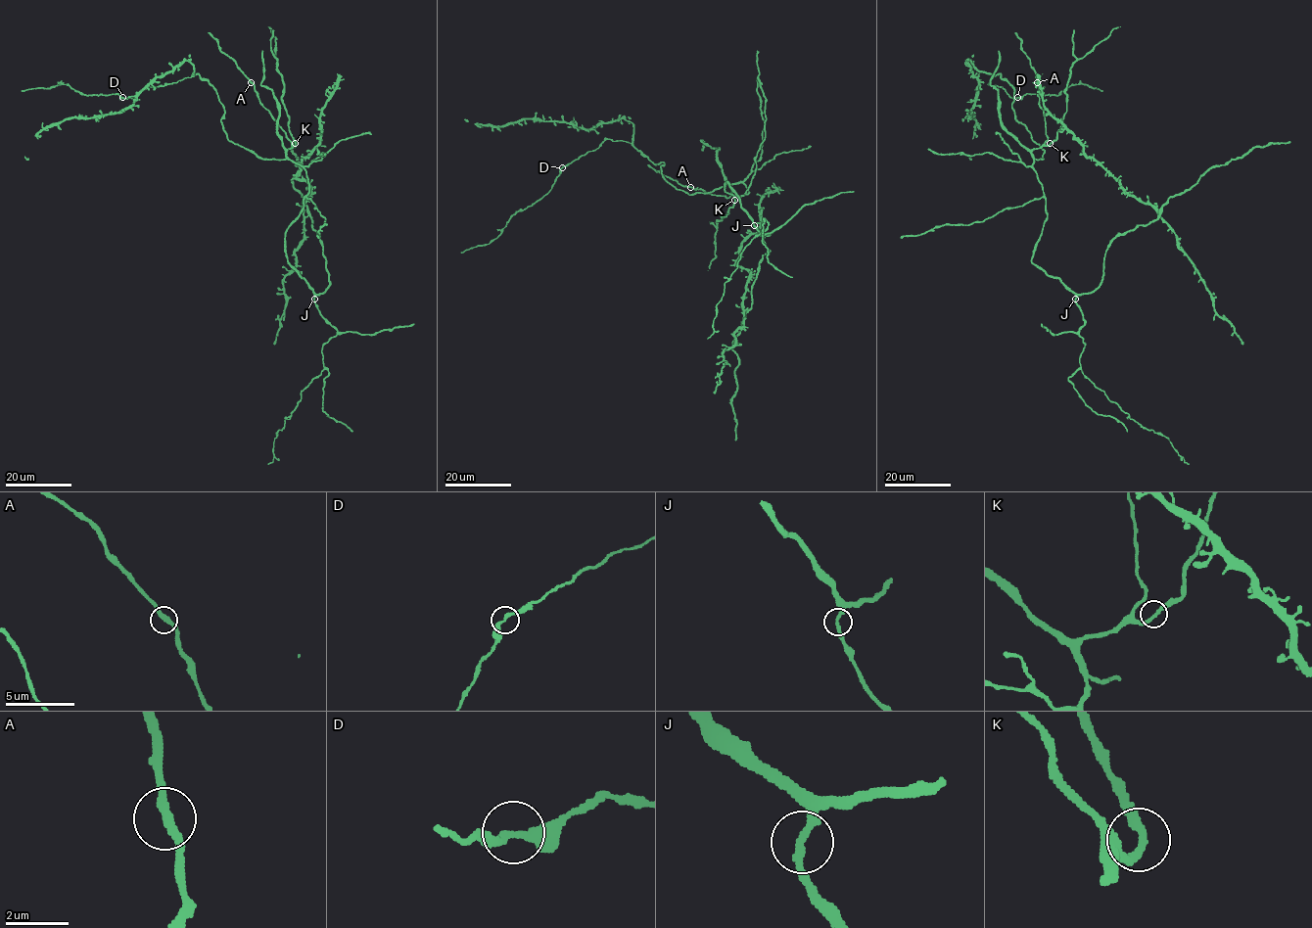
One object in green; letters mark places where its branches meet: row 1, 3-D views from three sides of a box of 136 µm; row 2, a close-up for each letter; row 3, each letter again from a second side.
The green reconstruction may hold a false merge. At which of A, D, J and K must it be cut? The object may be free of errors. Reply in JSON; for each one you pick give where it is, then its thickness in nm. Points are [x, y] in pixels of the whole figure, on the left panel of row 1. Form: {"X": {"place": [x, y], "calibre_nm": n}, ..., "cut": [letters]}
{"cut": []}

